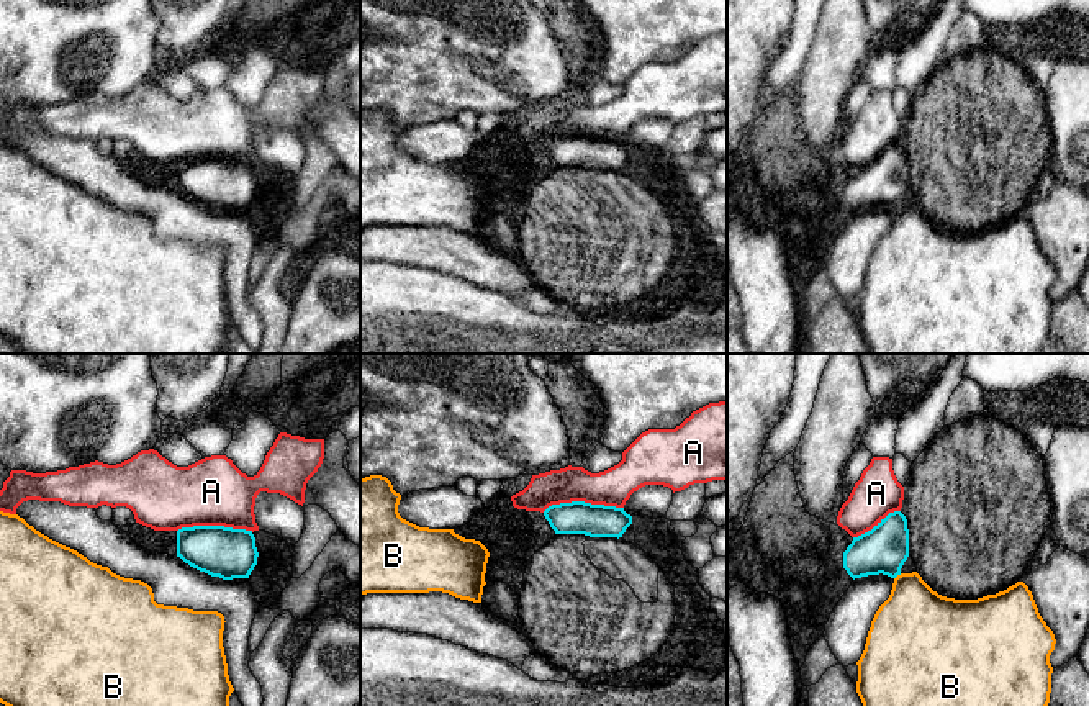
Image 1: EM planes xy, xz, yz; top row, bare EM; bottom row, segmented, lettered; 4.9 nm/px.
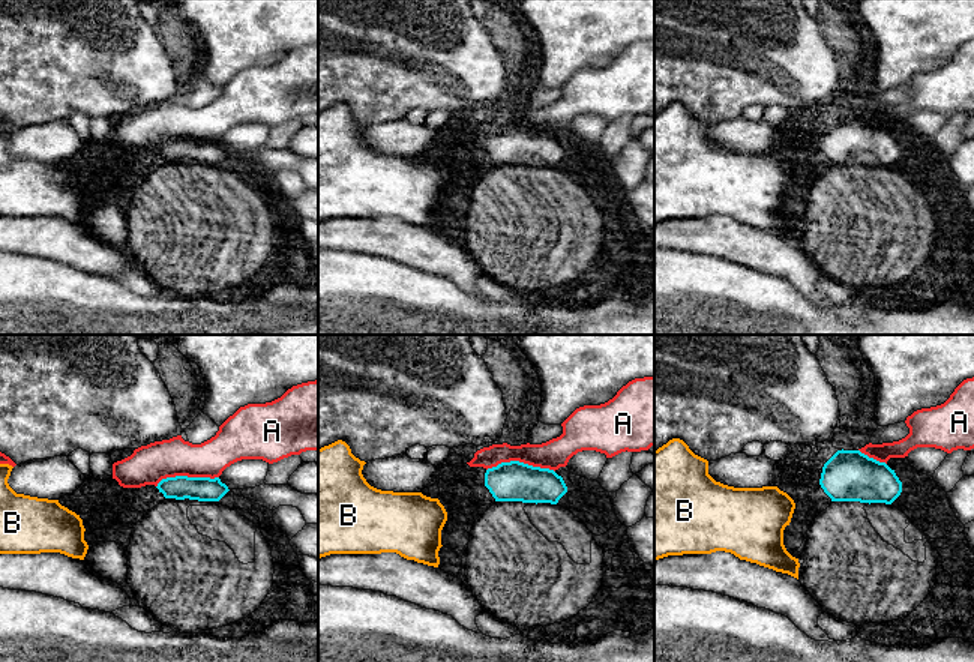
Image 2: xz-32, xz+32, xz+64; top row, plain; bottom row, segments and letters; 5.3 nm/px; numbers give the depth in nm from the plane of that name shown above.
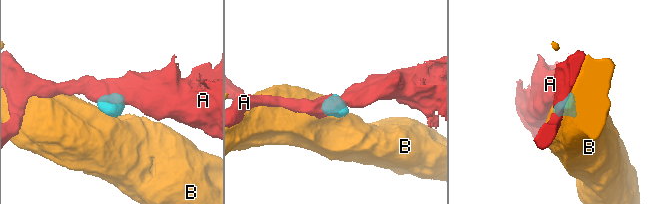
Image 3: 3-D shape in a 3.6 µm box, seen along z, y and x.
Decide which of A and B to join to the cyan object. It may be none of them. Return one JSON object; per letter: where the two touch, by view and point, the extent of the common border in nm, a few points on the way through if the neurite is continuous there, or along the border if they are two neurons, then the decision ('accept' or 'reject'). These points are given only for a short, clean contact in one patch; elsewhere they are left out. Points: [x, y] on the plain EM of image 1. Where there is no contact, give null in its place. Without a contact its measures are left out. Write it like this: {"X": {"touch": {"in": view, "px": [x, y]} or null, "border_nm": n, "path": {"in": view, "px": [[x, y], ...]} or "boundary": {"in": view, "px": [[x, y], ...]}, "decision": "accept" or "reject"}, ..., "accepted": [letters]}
{"A": {"touch": {"in": "xz", "px": [582, 135]}, "border_nm": 400, "boundary": {"in": "xz", "px": [[623, 140], [560, 135], [549, 138], [542, 144]]}, "decision": "reject"}, "B": {"touch": {"in": "yz", "px": [898, 207]}, "border_nm": 50, "boundary": {"in": "yz", "px": [[901, 207], [894, 212]]}, "decision": "reject"}, "accepted": []}

